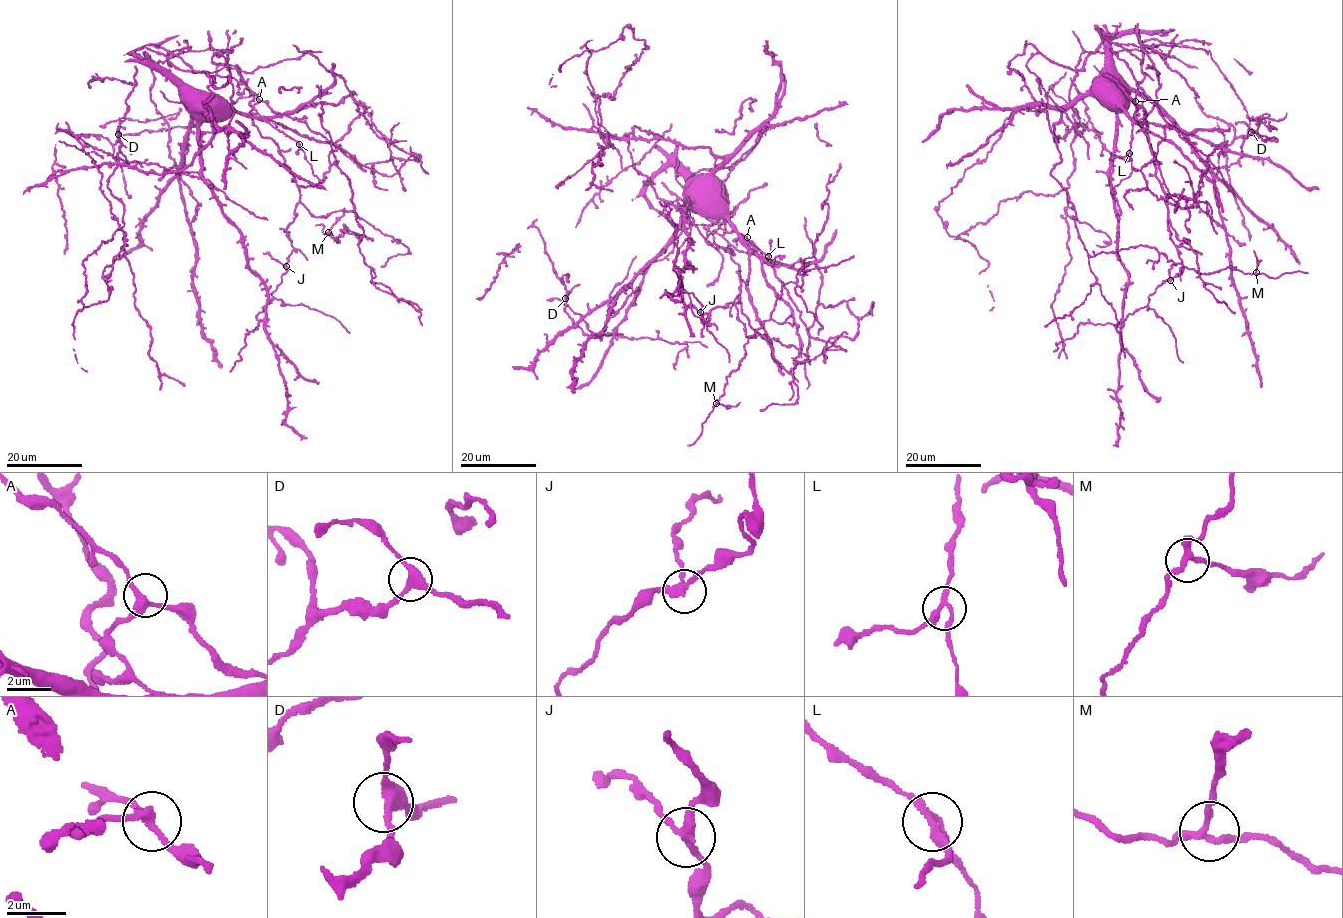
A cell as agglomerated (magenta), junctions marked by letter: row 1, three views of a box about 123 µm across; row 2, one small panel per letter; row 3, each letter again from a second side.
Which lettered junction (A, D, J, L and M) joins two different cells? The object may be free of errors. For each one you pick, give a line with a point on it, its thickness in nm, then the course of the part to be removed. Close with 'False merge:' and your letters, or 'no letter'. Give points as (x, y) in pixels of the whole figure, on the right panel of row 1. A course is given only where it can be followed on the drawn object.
J: Place: (1170, 280). Thickness 240 nm. Course of the part to remove: (1170, 281), (1168, 271), (1173, 264), (1177, 265)
False merge: J

